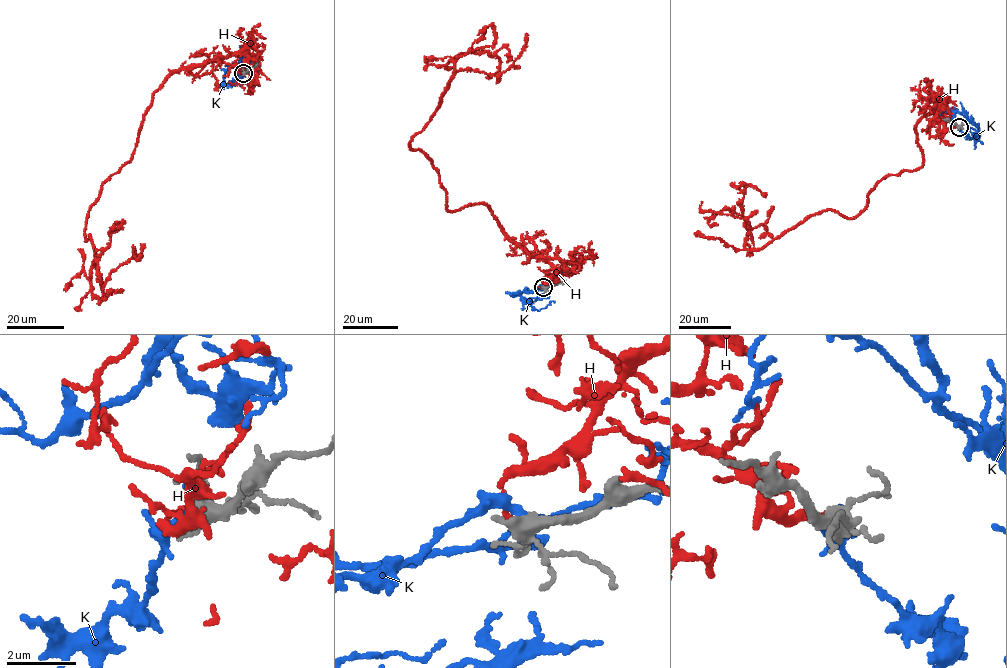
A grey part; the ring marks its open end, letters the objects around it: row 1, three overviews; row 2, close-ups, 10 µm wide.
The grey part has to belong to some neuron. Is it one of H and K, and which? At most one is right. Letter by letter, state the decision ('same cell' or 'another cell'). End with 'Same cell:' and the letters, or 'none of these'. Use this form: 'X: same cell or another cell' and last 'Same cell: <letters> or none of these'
H: another cell
K: same cell
Same cell: K

